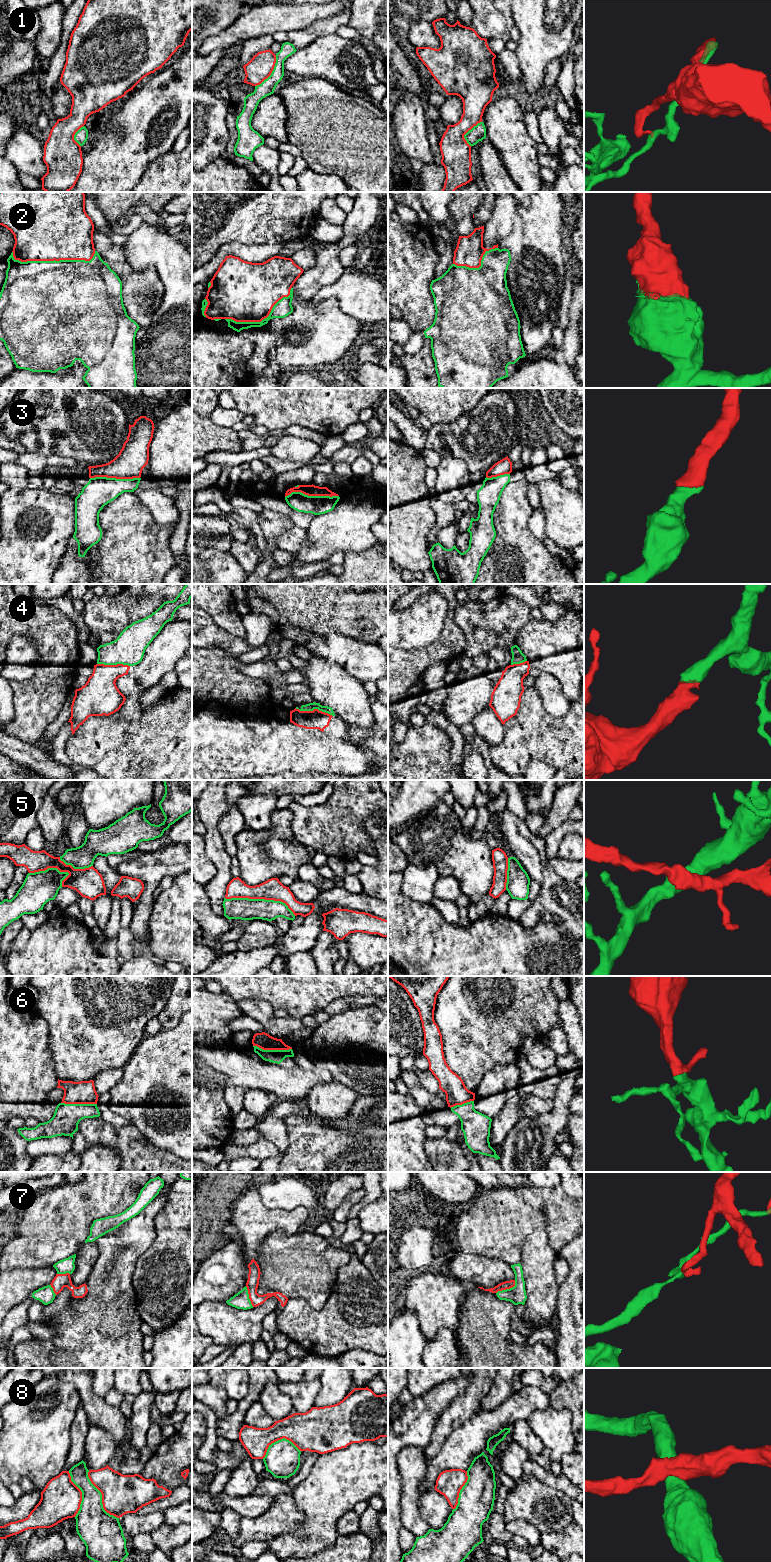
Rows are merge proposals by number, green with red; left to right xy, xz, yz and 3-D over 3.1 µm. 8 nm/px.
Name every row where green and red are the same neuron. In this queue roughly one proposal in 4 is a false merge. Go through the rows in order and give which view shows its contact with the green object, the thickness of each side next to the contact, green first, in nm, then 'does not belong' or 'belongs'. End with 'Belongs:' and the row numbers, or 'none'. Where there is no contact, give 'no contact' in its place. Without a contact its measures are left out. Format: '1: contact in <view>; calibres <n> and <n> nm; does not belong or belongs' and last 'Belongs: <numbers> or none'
1: contact in xz; calibres 120 and 200 nm; does not belong
2: contact in xy; calibres 500 and 500 nm; belongs
3: contact in xz; calibres 150 and 100 nm; belongs
4: contact in xz; calibres 60 and 150 nm; belongs
5: contact in xz; calibres 180 and 170 nm; does not belong
6: contact in xz; calibres 110 and 130 nm; belongs
7: contact in yz; calibres 140 and 70 nm; does not belong
8: contact in xy; calibres 300 and 320 nm; does not belong
Belongs: 2, 3, 4, 6

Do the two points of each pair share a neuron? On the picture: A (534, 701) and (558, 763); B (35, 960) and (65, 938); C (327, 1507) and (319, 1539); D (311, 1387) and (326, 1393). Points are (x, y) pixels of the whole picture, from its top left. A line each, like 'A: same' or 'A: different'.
A: same
B: same
C: same
D: different

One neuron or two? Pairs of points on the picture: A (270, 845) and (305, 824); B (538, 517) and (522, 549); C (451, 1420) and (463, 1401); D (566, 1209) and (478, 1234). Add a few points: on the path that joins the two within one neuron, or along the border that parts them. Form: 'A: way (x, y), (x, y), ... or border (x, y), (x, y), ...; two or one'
A: border (288, 809), (292, 813), (292, 832), (294, 837); two
B: border (532, 510), (528, 520), (528, 528), (541, 540); two
C: way (455, 1415), (463, 1406); one
D: way (544, 1199), (533, 1209), (523, 1209), (500, 1220); one

